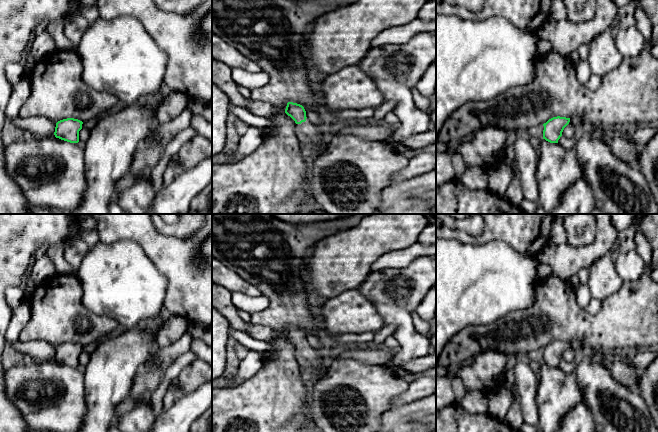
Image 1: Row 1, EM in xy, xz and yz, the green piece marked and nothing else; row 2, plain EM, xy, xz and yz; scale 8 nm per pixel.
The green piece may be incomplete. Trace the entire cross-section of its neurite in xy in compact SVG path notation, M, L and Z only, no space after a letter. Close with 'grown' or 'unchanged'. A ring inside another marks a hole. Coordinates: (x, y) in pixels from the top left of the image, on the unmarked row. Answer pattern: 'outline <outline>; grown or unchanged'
outline M74 342L60 344L56 347L54 359L61 364L78 367L79 355L82 353L82 348L82 345Z; unchanged

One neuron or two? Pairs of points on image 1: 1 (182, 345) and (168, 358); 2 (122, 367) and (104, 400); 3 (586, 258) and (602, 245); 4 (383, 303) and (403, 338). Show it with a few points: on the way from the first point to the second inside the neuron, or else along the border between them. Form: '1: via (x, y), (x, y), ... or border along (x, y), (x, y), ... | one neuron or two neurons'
1: via (179, 347), (171, 355) | one neuron
2: via (114, 375), (107, 382), (104, 392) | one neuron
3: via (590, 254), (598, 248) | one neuron
4: via (392, 312), (403, 323), (403, 329) | one neuron

